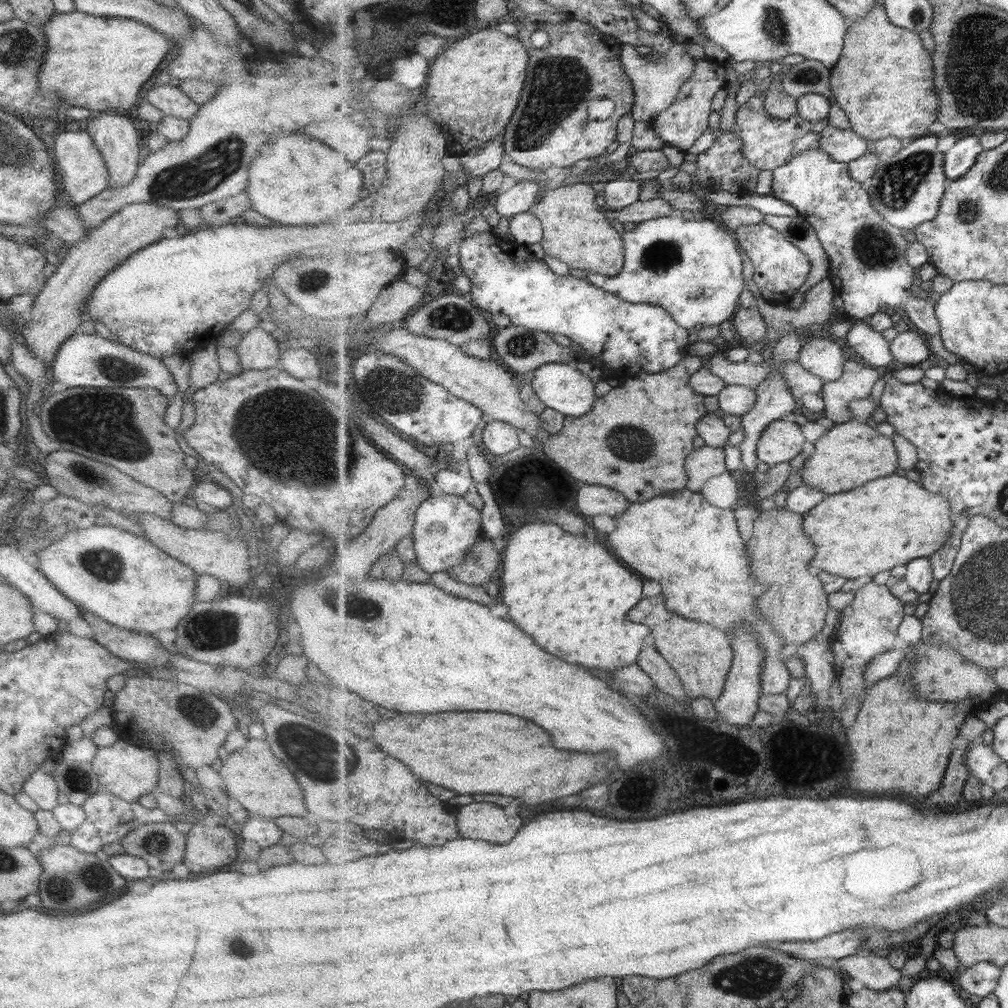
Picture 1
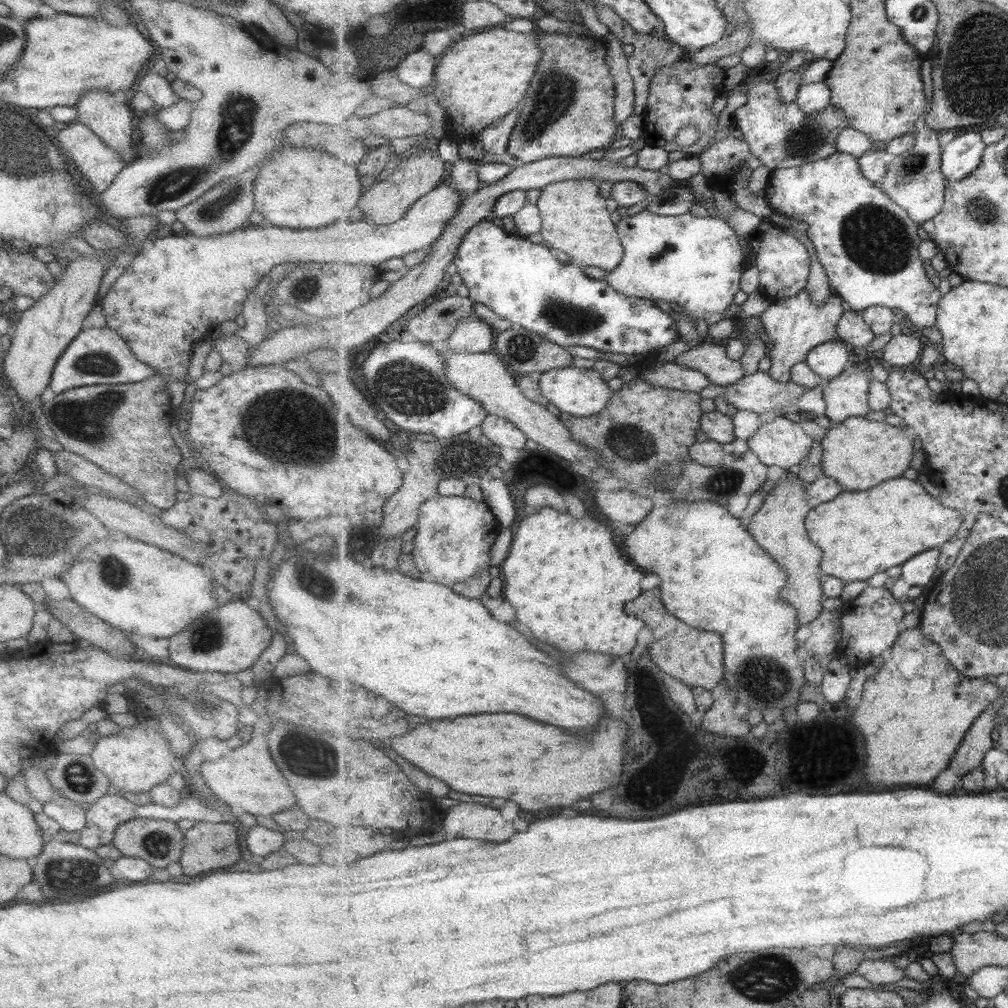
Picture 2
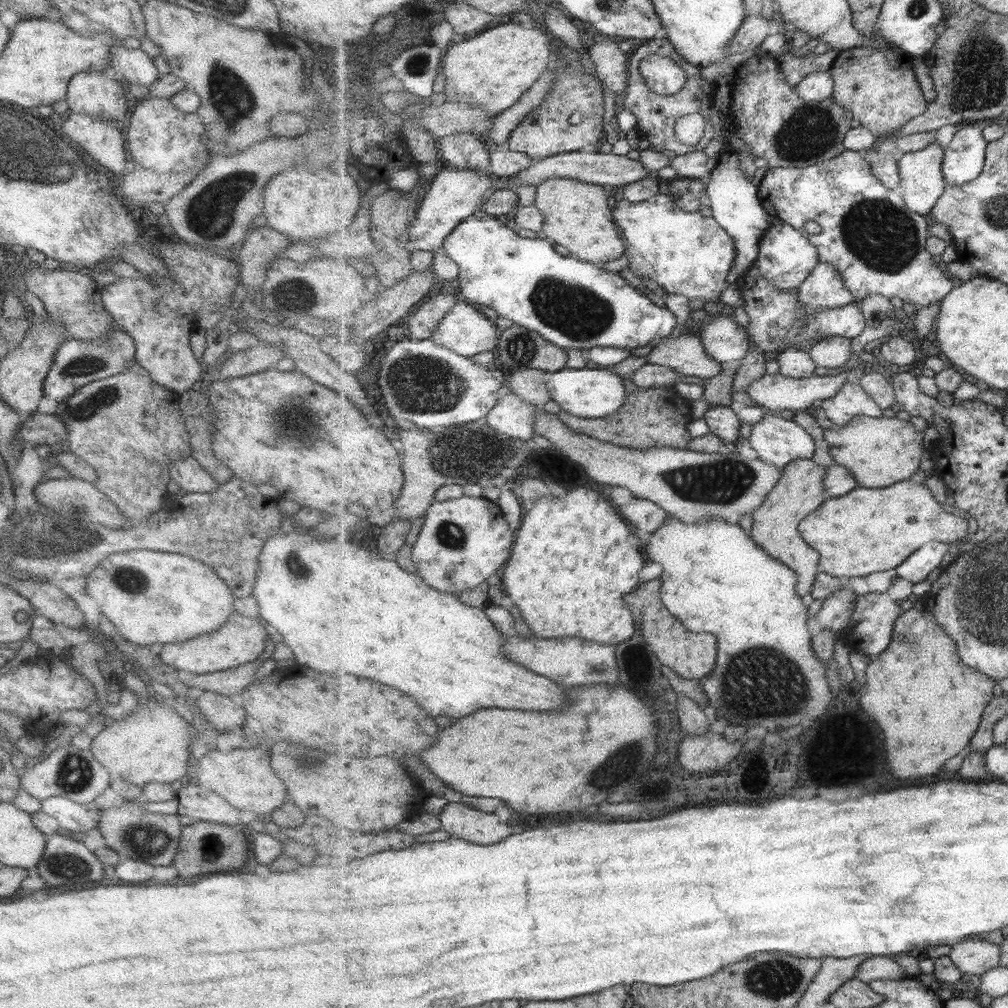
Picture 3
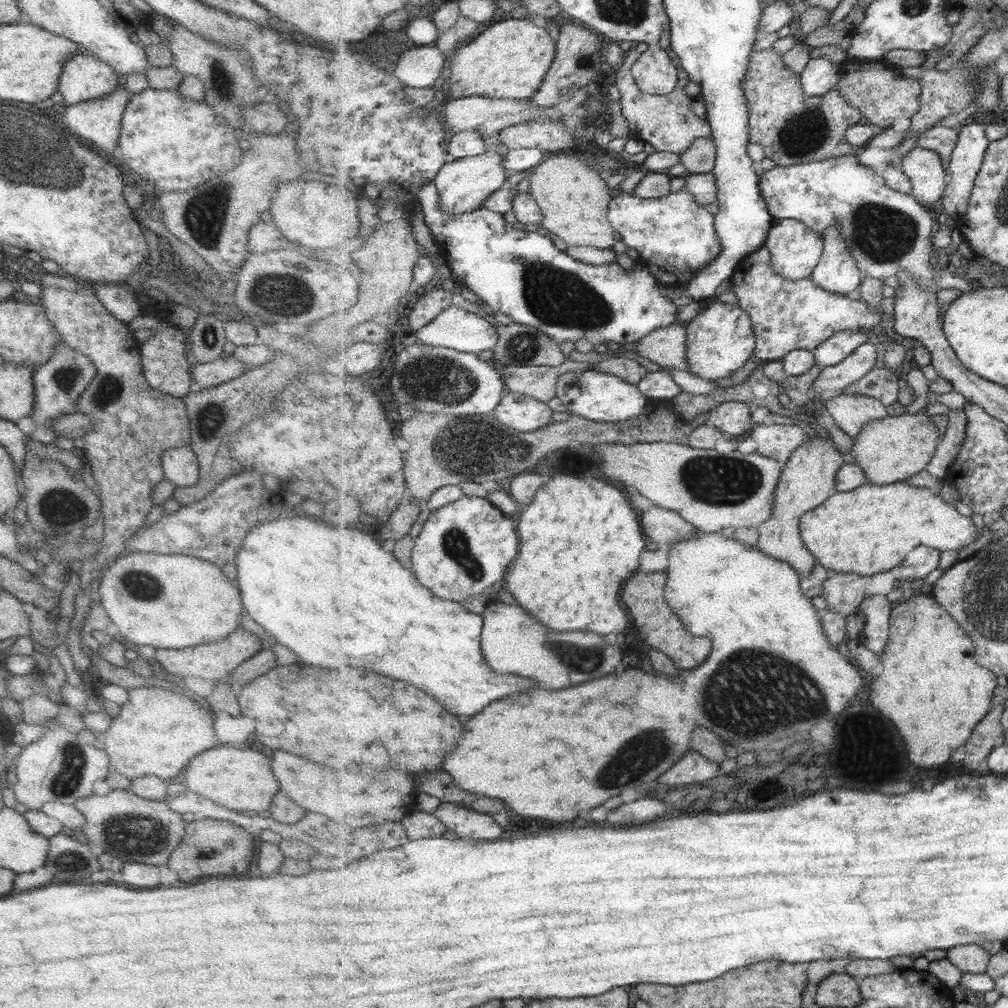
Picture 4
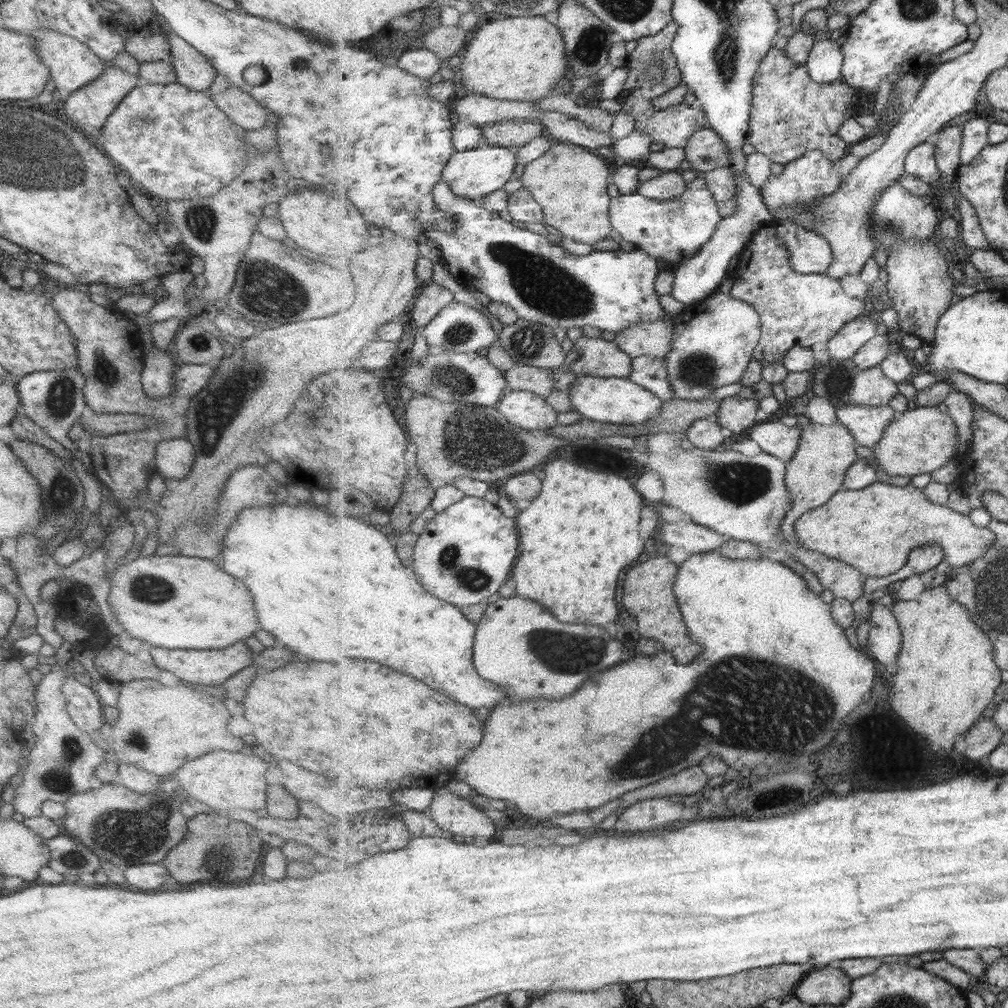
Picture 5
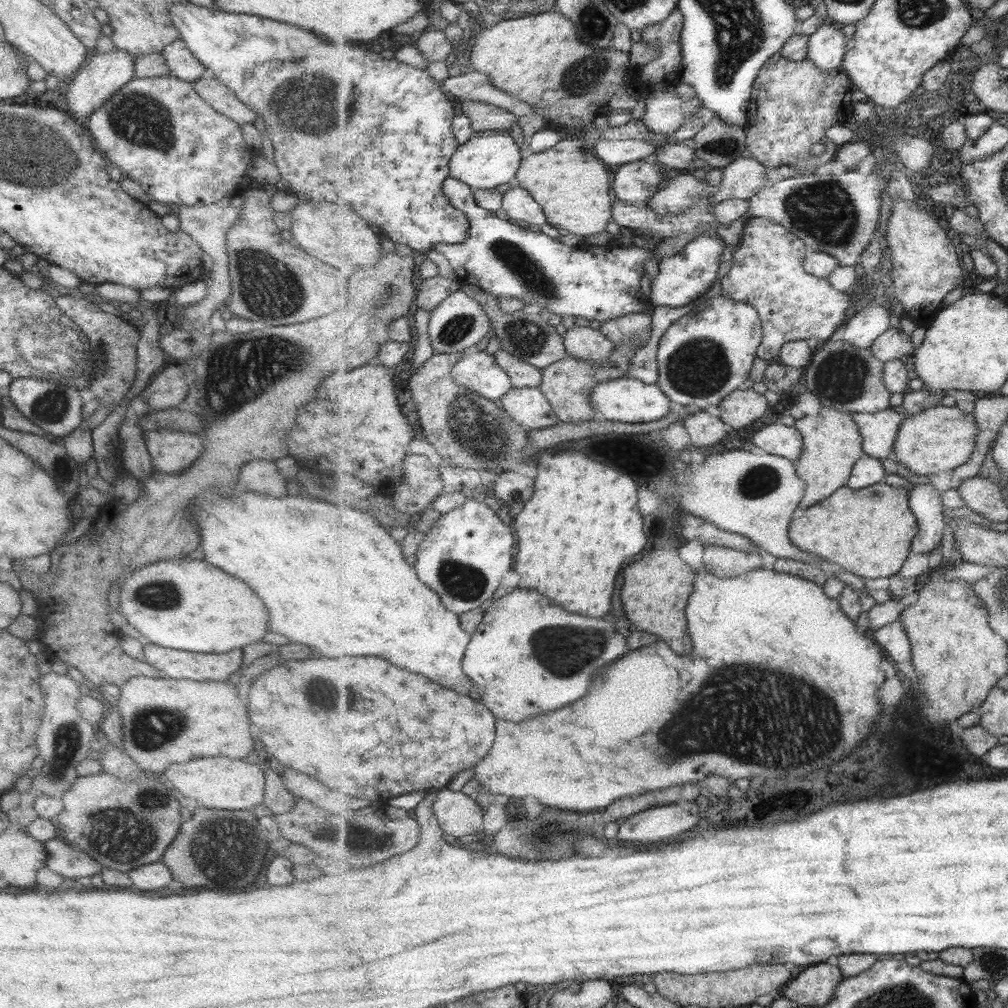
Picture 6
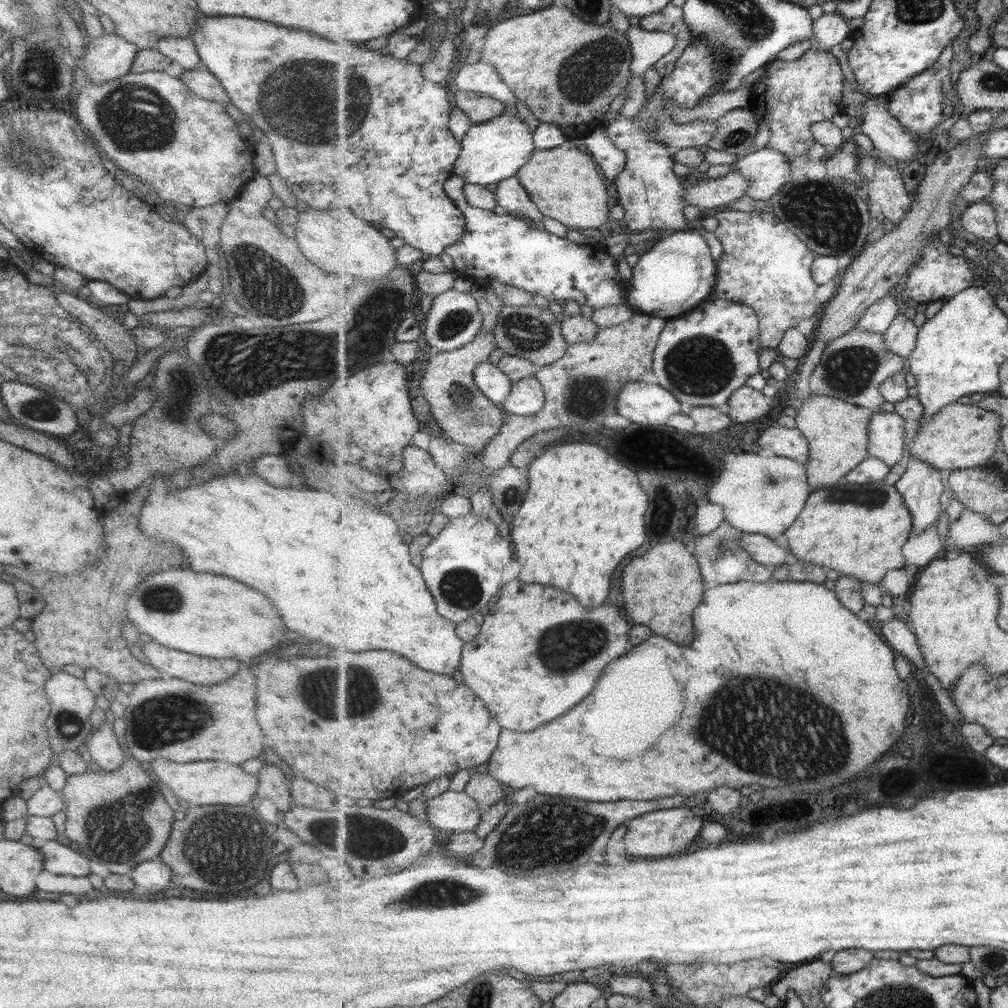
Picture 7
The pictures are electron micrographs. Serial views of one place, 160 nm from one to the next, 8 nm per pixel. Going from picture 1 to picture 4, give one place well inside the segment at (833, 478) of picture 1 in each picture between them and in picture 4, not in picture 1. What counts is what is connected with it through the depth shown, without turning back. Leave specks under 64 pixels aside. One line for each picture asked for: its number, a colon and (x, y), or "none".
2: (860, 454)
3: (880, 452)
4: (893, 449)

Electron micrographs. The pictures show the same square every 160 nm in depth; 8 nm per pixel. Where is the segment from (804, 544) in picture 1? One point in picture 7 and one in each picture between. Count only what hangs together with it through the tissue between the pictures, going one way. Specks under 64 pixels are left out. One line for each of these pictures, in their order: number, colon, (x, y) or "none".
2: (780, 528)
3: (801, 491)
4: (809, 478)
5: (826, 453)
6: (833, 443)
7: (838, 431)

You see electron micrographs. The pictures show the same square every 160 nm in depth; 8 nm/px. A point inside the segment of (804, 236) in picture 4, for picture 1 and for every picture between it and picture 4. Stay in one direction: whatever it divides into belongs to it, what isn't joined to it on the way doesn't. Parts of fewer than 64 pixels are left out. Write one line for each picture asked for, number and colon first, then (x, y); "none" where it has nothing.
1: (780, 269)
2: (784, 264)
3: (786, 259)

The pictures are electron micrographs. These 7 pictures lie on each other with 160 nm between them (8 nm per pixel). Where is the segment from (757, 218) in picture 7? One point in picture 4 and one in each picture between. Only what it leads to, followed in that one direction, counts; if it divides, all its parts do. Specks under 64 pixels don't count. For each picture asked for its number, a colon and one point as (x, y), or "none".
4: (787, 315)
5: (796, 309)
6: (768, 272)

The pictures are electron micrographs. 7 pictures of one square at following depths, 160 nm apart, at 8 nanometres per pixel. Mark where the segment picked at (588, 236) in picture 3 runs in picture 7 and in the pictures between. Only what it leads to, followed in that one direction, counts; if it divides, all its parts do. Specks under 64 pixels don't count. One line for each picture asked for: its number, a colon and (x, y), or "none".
4: (574, 196)
5: (570, 182)
6: (571, 184)
7: (567, 185)

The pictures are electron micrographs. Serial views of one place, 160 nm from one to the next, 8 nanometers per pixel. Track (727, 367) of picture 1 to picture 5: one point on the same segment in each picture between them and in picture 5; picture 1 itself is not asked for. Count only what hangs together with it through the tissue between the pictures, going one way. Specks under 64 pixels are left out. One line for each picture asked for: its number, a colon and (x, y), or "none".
2: (710, 359)
3: (686, 354)
4: (666, 347)
5: (653, 338)

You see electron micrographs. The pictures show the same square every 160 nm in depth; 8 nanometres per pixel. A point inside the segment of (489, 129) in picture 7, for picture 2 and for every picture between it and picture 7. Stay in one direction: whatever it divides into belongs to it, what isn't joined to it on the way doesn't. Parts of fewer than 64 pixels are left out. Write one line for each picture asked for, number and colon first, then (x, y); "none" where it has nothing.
2: (173, 295)
3: (454, 195)
4: (465, 184)
5: (484, 169)
6: (491, 158)

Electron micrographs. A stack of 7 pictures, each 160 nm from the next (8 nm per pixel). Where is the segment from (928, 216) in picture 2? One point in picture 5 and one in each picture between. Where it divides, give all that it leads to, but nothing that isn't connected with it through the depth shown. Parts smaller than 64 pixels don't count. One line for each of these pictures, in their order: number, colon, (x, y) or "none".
3: (923, 183)
4: (924, 166)
5: (921, 161)

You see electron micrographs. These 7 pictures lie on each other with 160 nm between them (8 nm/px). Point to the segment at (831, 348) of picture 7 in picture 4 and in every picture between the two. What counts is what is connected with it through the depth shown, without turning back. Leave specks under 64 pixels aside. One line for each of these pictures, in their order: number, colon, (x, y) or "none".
4: (883, 384)
5: (840, 381)
6: (842, 375)

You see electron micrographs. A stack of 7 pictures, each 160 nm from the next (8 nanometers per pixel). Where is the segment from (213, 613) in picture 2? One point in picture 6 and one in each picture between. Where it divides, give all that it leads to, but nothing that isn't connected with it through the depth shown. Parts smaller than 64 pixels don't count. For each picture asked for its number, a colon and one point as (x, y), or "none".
3: (240, 639)
4: (214, 661)
5: (215, 666)
6: (172, 663)

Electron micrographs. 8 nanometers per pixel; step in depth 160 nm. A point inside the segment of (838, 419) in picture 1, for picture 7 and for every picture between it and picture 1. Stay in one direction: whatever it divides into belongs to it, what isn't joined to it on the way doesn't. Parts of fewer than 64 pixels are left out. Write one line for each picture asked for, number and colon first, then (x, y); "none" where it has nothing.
2: (848, 395)
3: (852, 401)
4: (852, 412)
5: (868, 424)
6: (880, 430)
7: (888, 442)

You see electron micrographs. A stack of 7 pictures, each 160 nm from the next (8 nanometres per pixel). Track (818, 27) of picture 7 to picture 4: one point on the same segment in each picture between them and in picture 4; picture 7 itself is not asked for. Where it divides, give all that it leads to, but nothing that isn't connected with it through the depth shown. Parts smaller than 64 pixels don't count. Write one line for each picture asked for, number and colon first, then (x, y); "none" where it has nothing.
4: (821, 75)
5: (825, 64)
6: (828, 45)

